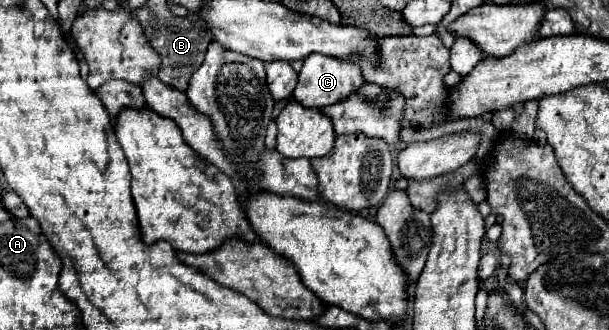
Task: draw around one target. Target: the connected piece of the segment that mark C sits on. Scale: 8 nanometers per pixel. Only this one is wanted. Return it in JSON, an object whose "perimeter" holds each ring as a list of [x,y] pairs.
{"perimeter":[[[313,53],[303,61],[303,69],[299,73],[299,81],[293,91],[293,99],[303,103],[305,107],[321,109],[331,103],[345,101],[349,95],[357,93],[363,85],[365,85],[365,79],[361,75],[361,67],[357,67],[355,63],[349,63],[349,61],[345,63],[341,59],[331,59],[331,57]]]}

